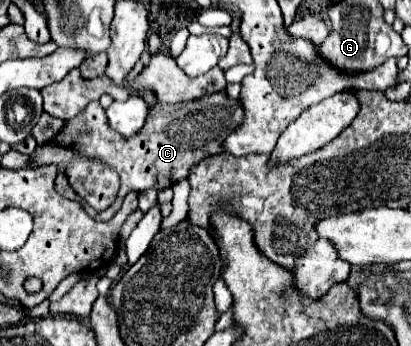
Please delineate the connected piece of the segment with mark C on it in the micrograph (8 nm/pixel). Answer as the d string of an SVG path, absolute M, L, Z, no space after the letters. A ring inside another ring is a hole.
M220 90L220 92L214 92L212 96L204 96L202 100L192 100L188 104L152 106L148 110L148 120L144 128L136 132L136 136L126 138L126 136L120 136L118 132L112 132L100 102L92 102L76 118L68 120L60 134L56 134L44 146L38 146L30 154L28 166L30 168L40 168L48 164L58 166L55 189L62 196L80 202L86 213L96 221L108 221L120 209L124 196L128 192L144 192L148 188L164 190L168 186L174 186L176 182L186 180L190 168L200 164L200 160L204 160L206 156L224 152L224 140L228 132L236 130L242 124L242 120L244 120L244 114L242 114L240 100L232 100L228 98L226 90ZM74 156L102 158L120 174L120 180L122 180L120 192L114 203L105 211L95 211L68 184L65 167Z

